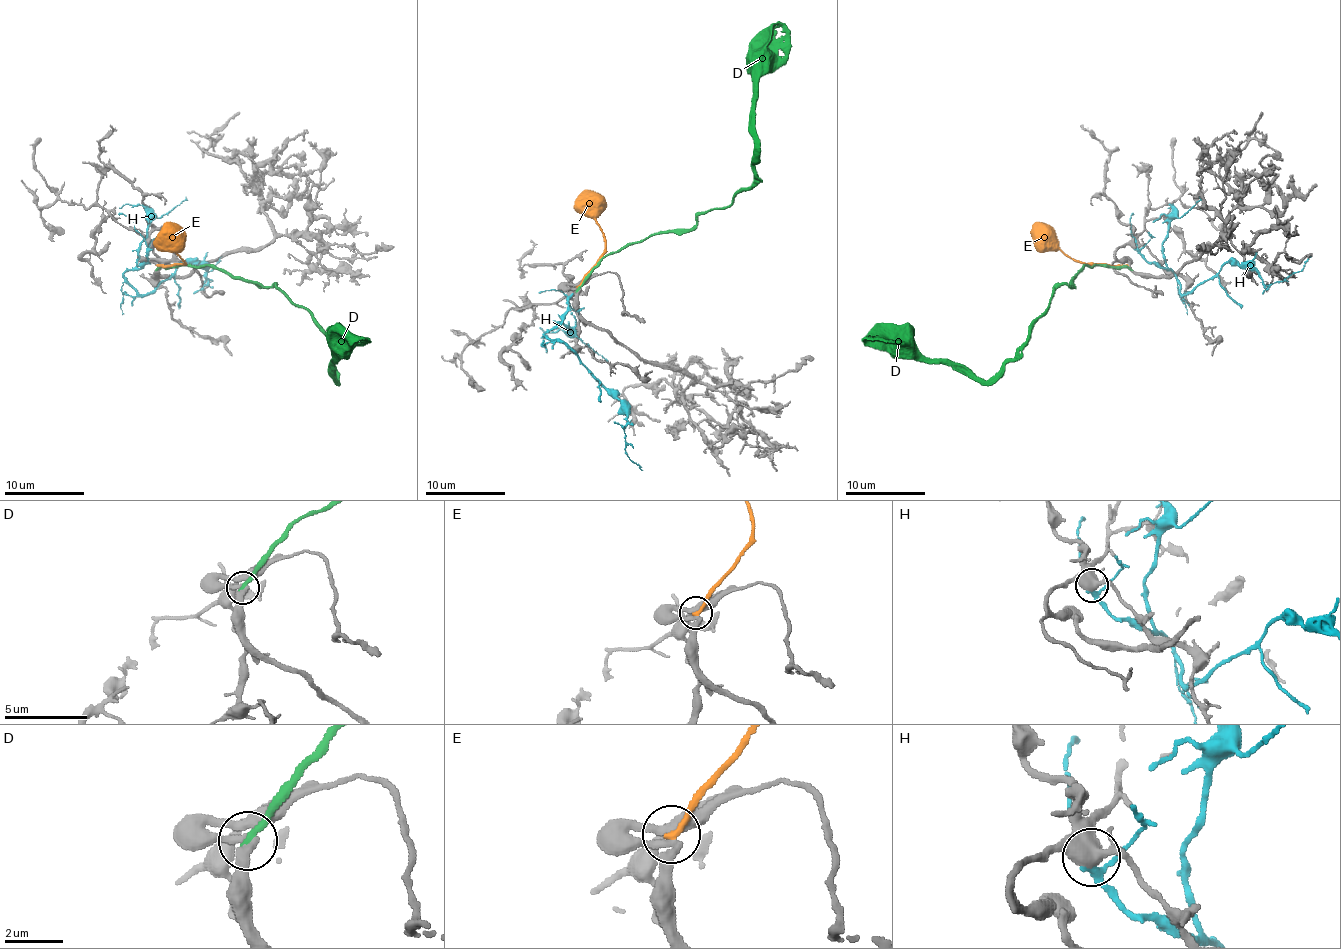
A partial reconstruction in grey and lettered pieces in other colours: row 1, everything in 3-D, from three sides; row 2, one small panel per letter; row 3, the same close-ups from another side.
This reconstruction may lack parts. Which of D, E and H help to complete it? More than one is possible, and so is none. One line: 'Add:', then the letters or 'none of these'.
Add: D

